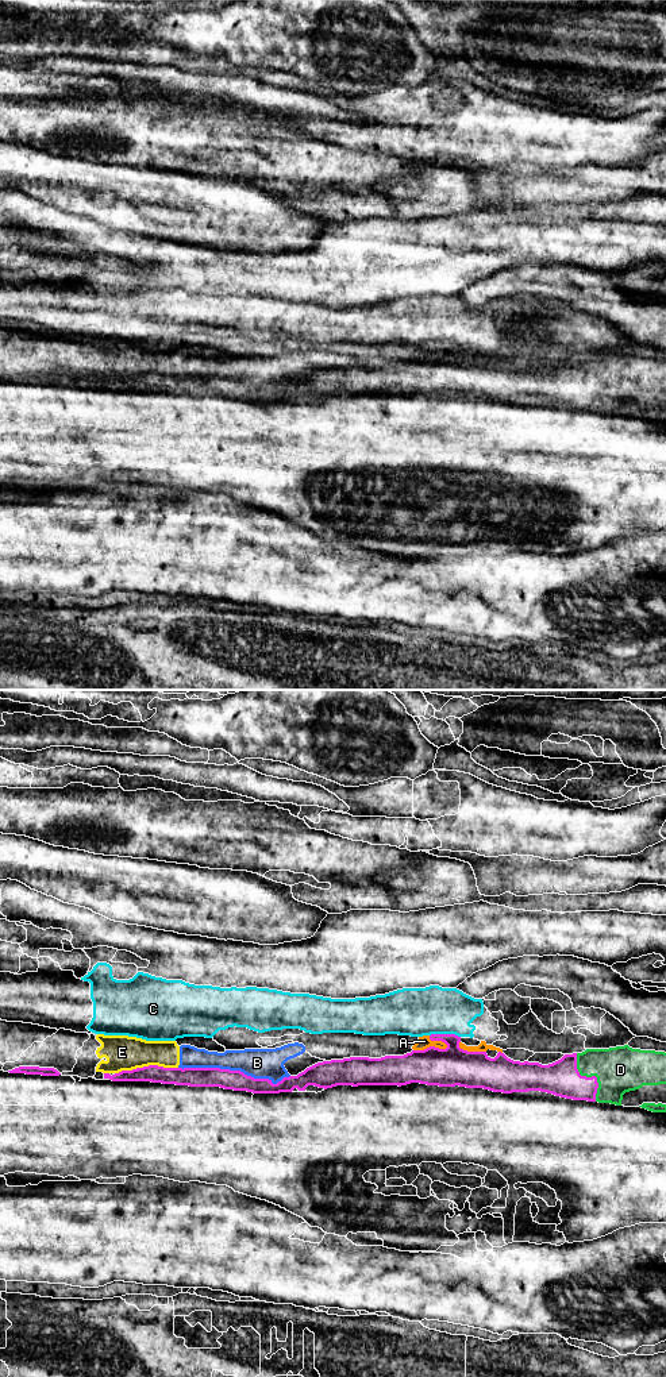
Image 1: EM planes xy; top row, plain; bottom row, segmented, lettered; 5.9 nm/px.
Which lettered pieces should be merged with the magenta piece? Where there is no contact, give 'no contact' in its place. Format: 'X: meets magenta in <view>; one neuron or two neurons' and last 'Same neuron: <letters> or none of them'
A: meets magenta in xy; two neurons
B: meets magenta in xy; two neurons
C: meets magenta in xy; two neurons
D: meets magenta in xy; one neuron
E: meets magenta in xy; two neurons
Same neuron: D

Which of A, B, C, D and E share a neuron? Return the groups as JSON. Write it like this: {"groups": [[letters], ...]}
{"groups": [["A", "C"], ["B", "E"], ["D"]]}

